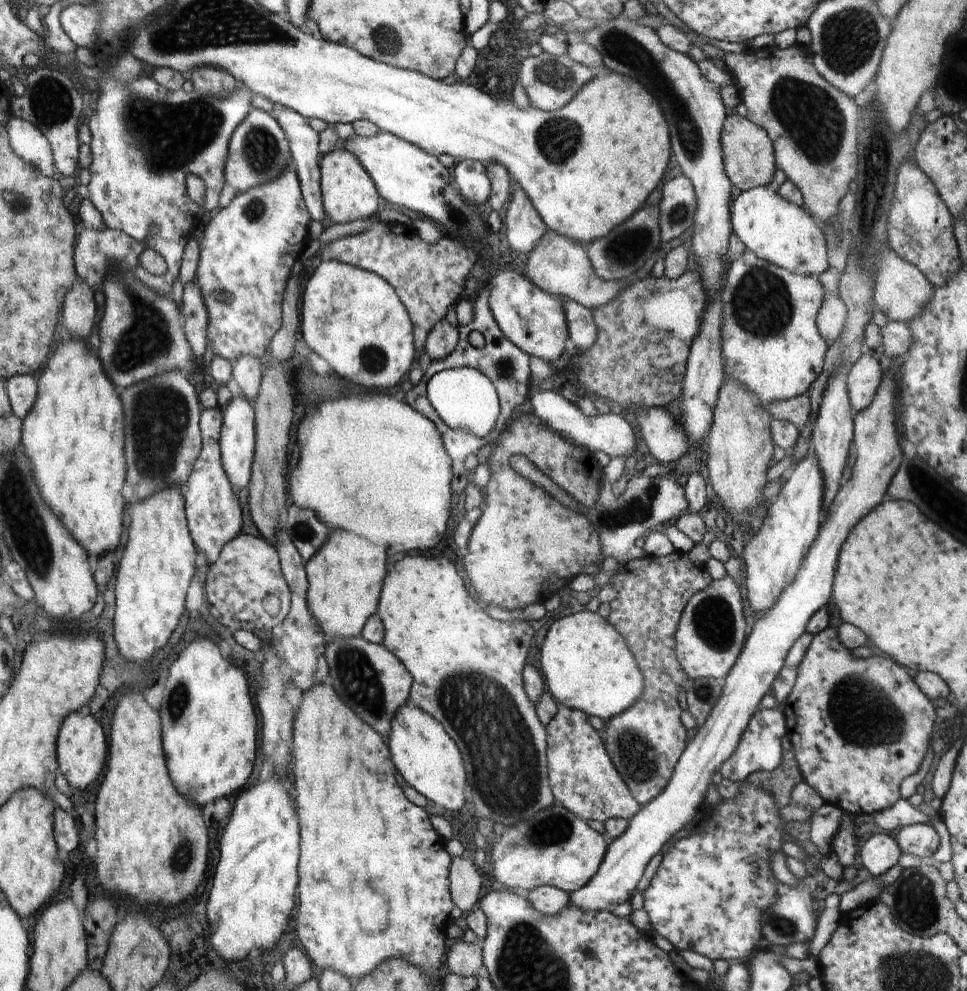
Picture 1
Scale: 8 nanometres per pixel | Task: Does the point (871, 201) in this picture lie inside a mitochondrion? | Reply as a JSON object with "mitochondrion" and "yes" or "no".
{"mitochondrion":"yes"}

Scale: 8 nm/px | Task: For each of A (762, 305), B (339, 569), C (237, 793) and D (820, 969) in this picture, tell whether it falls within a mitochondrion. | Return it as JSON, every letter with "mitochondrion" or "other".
{"A":"mitochondrion","B":"other","C":"other","D":"other"}

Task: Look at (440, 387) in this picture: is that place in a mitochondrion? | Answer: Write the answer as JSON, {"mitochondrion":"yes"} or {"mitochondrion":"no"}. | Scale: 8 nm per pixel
{"mitochondrion":"no"}

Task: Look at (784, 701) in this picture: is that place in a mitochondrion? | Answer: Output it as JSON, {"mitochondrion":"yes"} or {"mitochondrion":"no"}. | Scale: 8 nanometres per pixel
{"mitochondrion":"no"}

